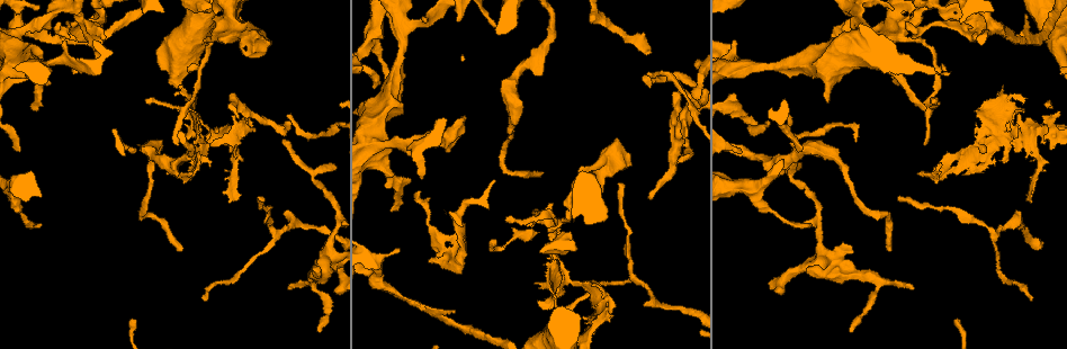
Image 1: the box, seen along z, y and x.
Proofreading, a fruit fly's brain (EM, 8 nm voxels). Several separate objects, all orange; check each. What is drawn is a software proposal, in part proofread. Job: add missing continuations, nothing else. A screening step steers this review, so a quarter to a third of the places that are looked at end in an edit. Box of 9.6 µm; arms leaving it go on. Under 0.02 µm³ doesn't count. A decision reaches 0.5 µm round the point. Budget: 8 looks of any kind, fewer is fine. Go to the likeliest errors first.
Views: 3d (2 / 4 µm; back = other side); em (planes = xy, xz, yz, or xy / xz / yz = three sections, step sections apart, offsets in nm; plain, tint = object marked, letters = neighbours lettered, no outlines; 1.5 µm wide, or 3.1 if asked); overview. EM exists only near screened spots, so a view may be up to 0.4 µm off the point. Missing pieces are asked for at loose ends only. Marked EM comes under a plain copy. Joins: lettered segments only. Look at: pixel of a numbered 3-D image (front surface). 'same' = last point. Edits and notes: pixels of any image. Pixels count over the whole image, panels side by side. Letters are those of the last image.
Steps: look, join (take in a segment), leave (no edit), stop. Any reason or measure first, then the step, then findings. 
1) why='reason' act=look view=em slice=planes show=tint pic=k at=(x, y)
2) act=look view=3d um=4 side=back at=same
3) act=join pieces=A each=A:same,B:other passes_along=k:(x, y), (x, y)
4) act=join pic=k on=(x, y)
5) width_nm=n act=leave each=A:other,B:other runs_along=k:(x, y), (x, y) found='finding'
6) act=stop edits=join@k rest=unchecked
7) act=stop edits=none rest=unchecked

why='branch stops here' act=look view=3d um=2 pic=1 at=(33, 108)

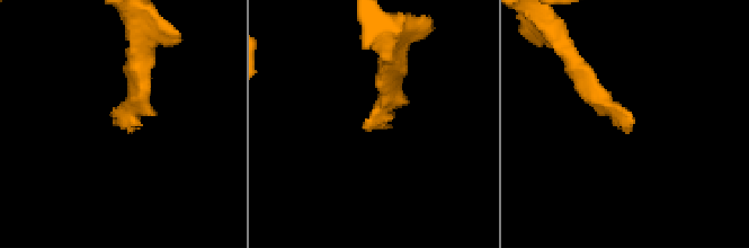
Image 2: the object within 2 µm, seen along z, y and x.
act=look view=em slice=planes show=letters pic=2 at=(368, 131)

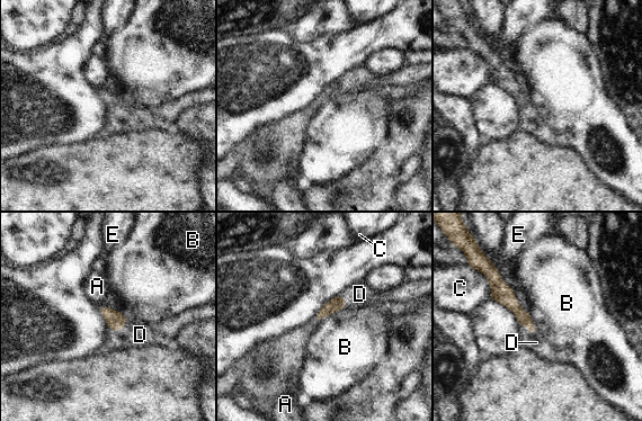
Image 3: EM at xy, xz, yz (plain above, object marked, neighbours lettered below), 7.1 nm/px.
longest_contact=B:240nm act=join pieces=D each=A:other,B:other,C:other,D:same,E:other found='it goes on there'

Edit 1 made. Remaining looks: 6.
why='branch stops here' act=look view=3d um=4 pic=1 at=(684, 139)

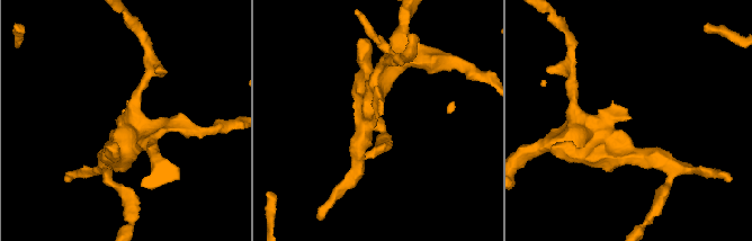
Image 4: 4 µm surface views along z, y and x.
why='need the tissue' act=look view=em slice=planes show=letters pic=4 at=(375, 118)

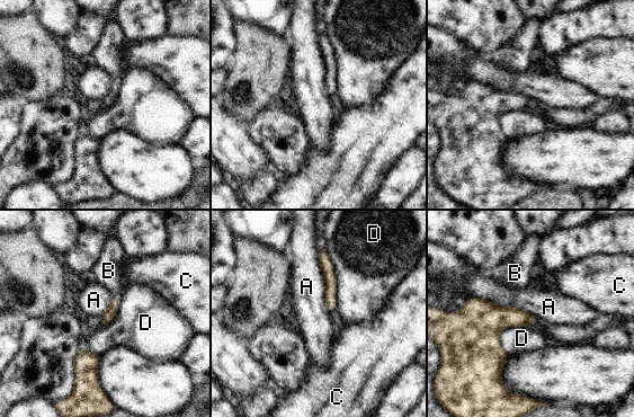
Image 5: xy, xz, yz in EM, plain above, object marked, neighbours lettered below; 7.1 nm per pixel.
act=join pieces=B each=A:other,B:same,C:other,D:other passes_along=5:(107, 317), (116, 296), (108, 271) found='the neuron continues'

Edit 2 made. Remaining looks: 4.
why='see it whole again' act=look view=overview

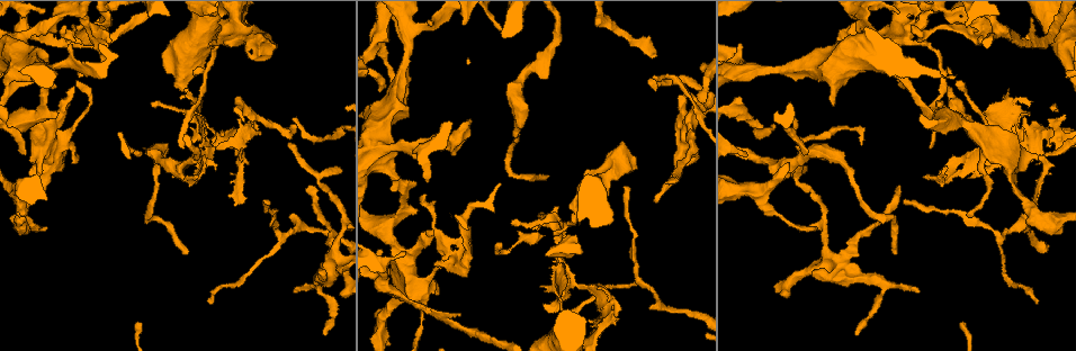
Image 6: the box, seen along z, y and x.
why='thin end' act=look view=3d um=2 pic=6 at=(894, 253)

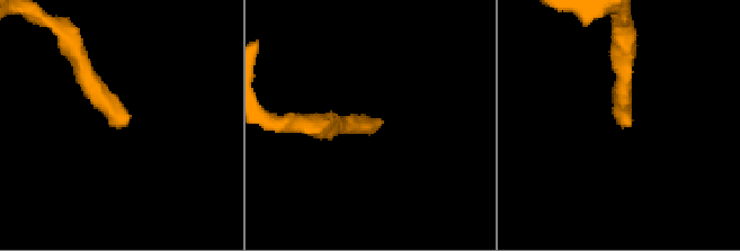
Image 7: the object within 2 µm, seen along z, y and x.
act=look view=em slice=planes show=letters pic=7 at=(382, 120)

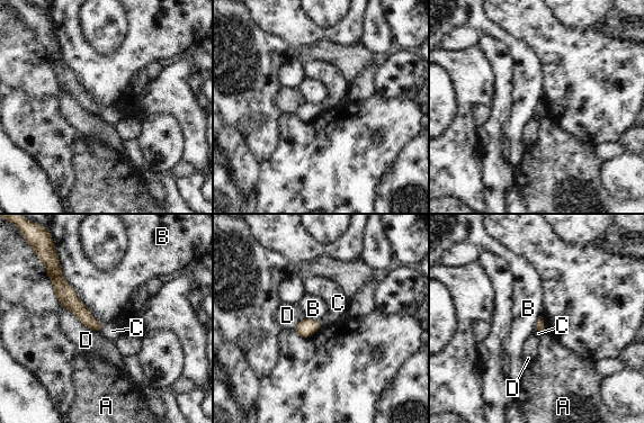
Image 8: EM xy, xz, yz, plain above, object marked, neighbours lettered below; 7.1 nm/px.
longest_contact=B:550nm act=leave each=A:other,B:other,C:other,D:other found='none of them fits'

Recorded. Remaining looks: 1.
act=stop edits=join@3,join@5 rest=unchecked

